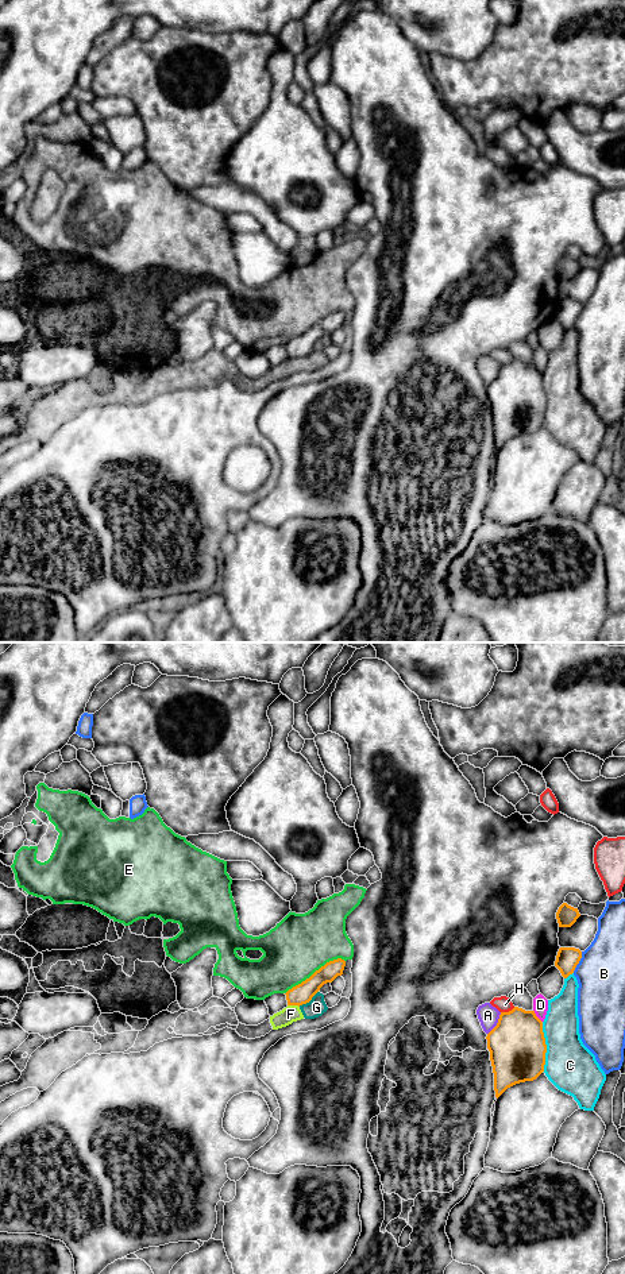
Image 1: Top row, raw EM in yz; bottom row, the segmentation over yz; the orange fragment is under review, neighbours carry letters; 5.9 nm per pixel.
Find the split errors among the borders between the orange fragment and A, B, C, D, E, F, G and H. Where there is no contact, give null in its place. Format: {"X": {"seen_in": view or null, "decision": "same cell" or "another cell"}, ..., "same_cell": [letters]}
{"A": {"seen_in": "yz", "decision": "another cell"}, "B": {"seen_in": "yz", "decision": "another cell"}, "C": {"seen_in": "yz", "decision": "another cell"}, "D": {"seen_in": "yz", "decision": "another cell"}, "E": {"seen_in": "yz", "decision": "another cell"}, "F": {"seen_in": "yz", "decision": "another cell"}, "G": {"seen_in": "yz", "decision": "another cell"}, "H": {"seen_in": "yz", "decision": "another cell"}, "same_cell": []}

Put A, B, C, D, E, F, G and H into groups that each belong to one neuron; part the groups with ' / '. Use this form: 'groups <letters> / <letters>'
groups A / B / C / D / E / F G / H

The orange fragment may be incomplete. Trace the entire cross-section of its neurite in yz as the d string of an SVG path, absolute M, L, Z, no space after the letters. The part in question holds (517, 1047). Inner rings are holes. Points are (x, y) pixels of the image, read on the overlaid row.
M514 1007L501 1012L486 1039L497 1099L508 1088L533 1081L544 1072L547 1045L543 1022L535 1011Z

